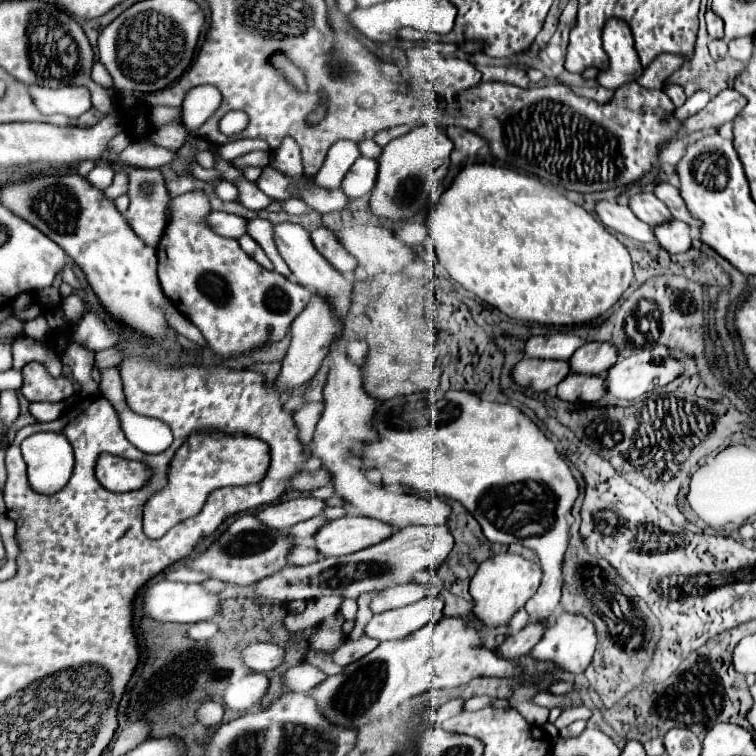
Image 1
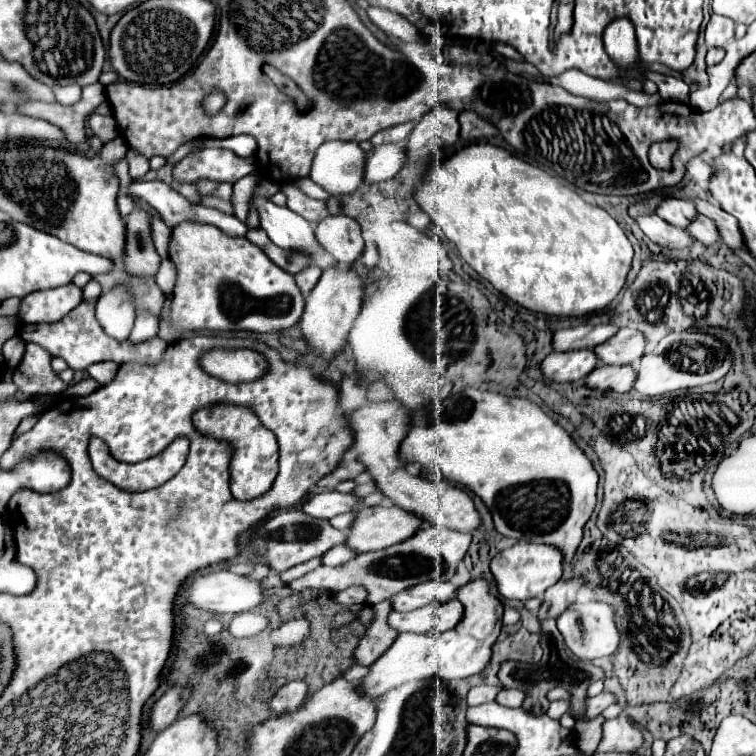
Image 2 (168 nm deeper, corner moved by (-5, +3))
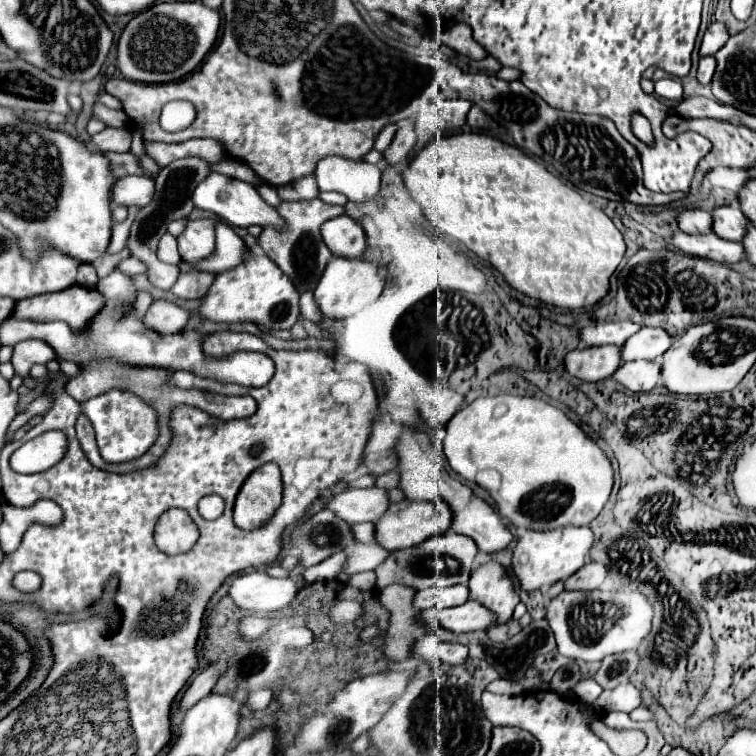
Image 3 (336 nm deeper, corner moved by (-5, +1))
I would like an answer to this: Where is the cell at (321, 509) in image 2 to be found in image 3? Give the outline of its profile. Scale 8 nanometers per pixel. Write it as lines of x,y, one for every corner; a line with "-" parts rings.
367,487
367,489
347,489
335,495
327,509
335,511
347,523
375,523
383,511
389,507
389,491
381,487

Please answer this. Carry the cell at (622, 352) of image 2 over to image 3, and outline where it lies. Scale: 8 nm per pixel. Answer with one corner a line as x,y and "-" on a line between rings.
643,327
637,335
633,335
623,345
623,359
625,361
637,361
647,359
653,361
661,357
671,347
671,337
661,327

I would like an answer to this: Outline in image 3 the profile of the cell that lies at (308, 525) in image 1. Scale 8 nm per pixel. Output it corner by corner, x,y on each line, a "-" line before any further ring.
357,523
353,525
353,533
355,533
355,539
359,543
375,543
375,525
373,523

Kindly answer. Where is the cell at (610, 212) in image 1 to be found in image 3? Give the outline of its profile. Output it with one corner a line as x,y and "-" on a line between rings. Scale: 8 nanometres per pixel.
677,231
671,239
671,245
677,247
679,251
687,255
697,255
705,257
711,261
719,263
737,263
745,259
745,249
743,243
737,241
727,241
719,235
687,235
683,231

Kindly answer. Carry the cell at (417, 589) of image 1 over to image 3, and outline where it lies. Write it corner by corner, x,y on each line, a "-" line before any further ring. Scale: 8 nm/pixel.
455,585
455,587
447,587
447,589
423,589
417,591
415,595
415,607
423,609
431,609
431,607
457,607
463,605
469,599
469,589
467,585

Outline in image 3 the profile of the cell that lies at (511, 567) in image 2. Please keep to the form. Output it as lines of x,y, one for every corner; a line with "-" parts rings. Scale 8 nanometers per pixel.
559,527
553,531
521,531
521,537
517,541
517,547
513,551
513,569
515,577
525,591
545,589
553,583
567,579
575,571
579,571
585,565
587,553
593,547
595,535
591,527

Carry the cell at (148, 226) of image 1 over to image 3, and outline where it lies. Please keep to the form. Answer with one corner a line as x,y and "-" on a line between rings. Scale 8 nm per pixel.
169,233
163,235
163,239
159,241
159,249
157,249
157,257
163,261
163,263
171,263
171,265
179,265
181,257
179,257
179,251
177,251
177,239

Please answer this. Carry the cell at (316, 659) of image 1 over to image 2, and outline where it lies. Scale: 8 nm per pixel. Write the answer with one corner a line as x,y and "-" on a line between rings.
355,664
351,666
342,676
341,678
353,682
358,683
361,682
367,673
369,672
369,667
361,666
358,664

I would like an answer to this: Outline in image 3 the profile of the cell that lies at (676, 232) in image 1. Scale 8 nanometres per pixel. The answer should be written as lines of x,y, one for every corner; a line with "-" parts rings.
723,205
713,211
713,231
717,235
723,235
723,239
735,239
741,241
747,235
747,229
751,227
749,219
743,215
739,207

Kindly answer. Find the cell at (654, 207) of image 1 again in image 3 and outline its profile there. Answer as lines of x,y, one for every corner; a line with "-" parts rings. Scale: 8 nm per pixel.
687,209
679,217
679,229
689,235
699,235
699,233
711,233
713,231
713,217
711,213
703,209

